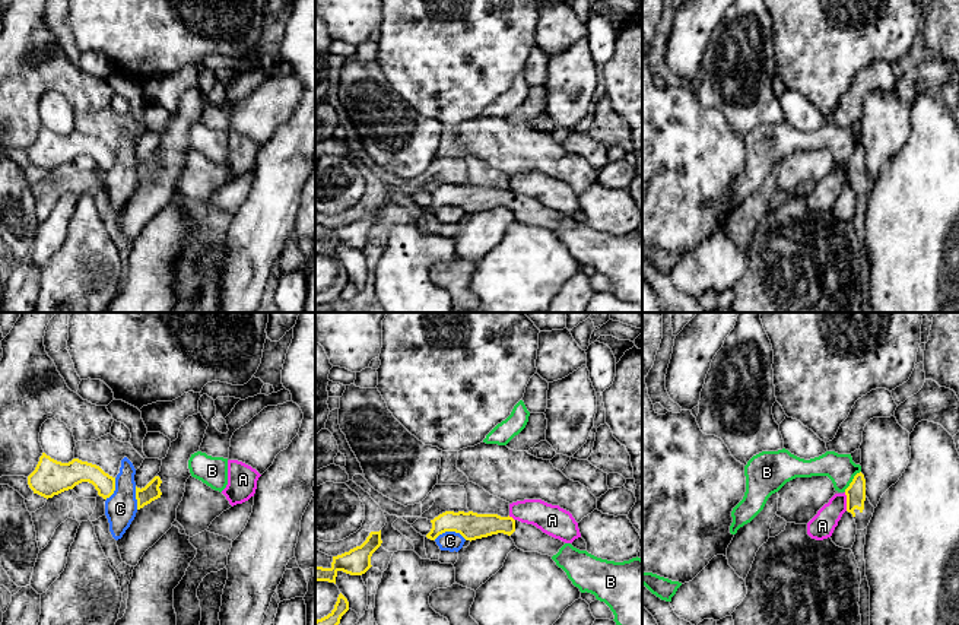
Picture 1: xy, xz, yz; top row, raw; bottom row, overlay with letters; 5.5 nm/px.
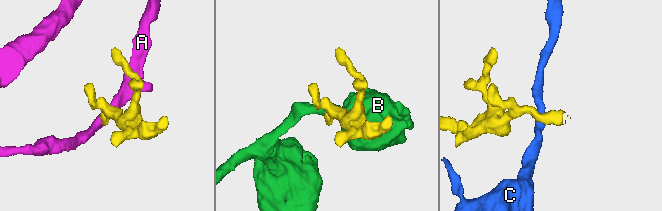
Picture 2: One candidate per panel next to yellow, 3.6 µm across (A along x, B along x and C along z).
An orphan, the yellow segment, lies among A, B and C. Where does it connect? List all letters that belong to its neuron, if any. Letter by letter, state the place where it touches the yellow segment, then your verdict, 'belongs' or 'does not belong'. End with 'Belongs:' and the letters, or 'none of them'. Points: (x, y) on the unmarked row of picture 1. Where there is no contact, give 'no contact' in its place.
A: contact yz (847, 174); does not belong
B: contact yz (853, 154); does not belong
C: contact xz (450, 203); does not belong
Belongs: none of them

